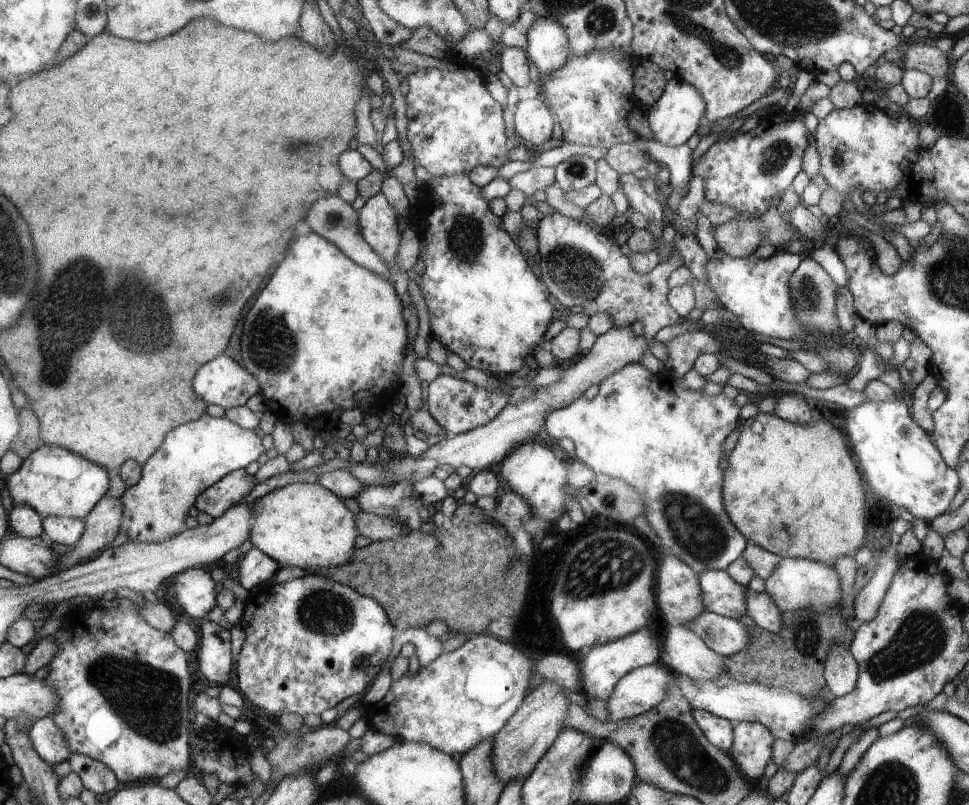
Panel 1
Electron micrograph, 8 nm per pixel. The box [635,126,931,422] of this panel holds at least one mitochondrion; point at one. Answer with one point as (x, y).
(778, 153)

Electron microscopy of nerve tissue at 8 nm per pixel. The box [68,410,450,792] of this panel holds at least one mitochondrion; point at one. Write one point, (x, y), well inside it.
(149, 700)

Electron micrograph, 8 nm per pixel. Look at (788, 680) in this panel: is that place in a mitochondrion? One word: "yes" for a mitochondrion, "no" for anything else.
no

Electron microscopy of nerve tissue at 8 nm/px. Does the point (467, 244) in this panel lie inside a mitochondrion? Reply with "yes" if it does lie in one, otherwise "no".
yes

